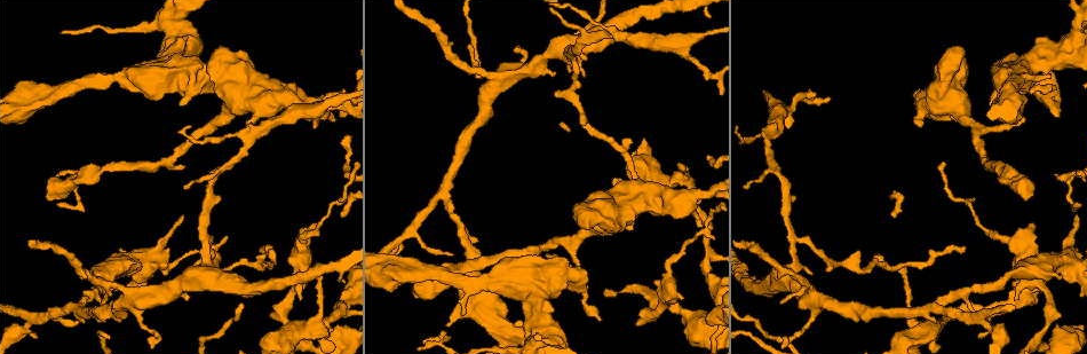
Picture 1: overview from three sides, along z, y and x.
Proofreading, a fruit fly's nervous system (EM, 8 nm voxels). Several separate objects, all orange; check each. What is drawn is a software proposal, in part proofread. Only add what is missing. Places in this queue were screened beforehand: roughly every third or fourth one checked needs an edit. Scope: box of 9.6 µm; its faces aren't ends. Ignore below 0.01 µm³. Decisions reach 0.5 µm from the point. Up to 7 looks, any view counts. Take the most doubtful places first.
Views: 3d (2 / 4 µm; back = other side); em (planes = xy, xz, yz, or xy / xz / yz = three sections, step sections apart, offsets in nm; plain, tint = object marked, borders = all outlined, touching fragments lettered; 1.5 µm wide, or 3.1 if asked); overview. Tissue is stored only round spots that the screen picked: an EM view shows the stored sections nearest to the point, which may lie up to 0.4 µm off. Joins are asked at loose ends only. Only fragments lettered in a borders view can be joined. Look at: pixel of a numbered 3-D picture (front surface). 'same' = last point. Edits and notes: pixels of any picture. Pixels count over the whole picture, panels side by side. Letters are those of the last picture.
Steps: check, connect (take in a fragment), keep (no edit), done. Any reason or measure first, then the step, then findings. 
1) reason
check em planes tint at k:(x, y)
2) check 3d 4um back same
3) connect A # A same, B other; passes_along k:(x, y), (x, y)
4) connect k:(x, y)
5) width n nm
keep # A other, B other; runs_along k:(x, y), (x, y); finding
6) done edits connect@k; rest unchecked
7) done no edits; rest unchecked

free end
check em yz step 8 tint at 1:(1060, 277)

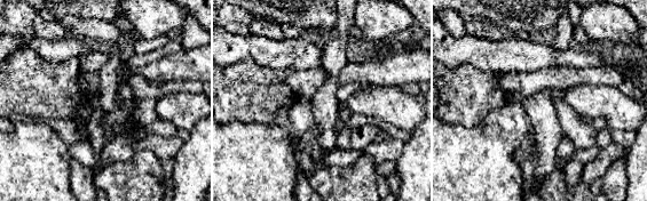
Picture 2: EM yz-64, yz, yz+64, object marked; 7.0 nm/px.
check em planes borders same

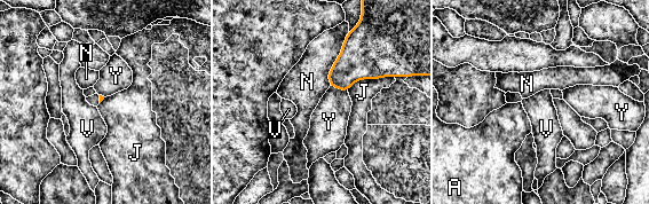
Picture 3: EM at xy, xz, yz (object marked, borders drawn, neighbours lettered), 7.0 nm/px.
keep # A other, J other, N other, V other, Y other; border 3:(394, 76), (361, 78), (347, 89); no lettered fragment goes on from it

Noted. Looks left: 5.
check 3d 4um at 1:(314, 227)

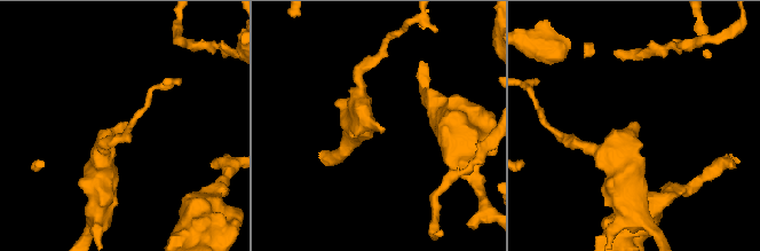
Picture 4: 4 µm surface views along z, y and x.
check em planes borders at 4:(638, 128)

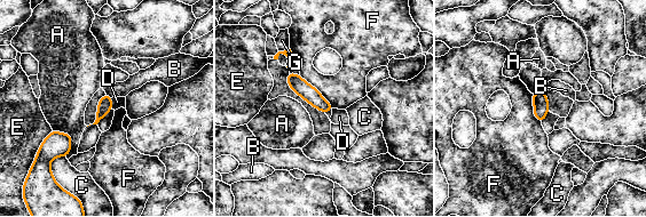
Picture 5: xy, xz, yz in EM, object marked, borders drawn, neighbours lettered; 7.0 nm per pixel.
keep # A other, B other, C other, D other, E other, F other, G other; runs_along 5:(291, 77), (306, 91), (328, 107); no lettered fragment goes on from it

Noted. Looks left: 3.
branch stops here
check em xz step 4 tint at 1:(709, 324)

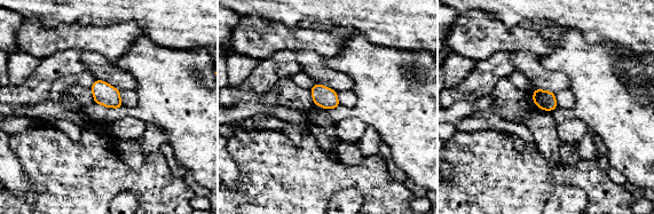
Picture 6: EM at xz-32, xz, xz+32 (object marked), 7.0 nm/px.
check em yz step 4 borders same

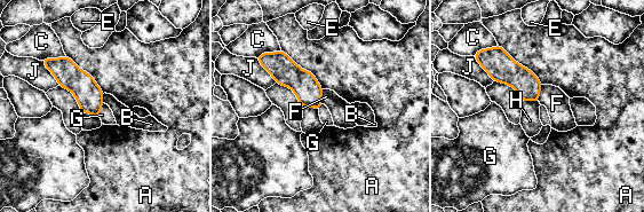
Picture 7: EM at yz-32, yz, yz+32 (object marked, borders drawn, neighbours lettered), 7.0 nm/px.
keep # A other, B other, C other, E other, F other, G other, H other, J other; border 7:(103, 103), (98, 116); none of them fits

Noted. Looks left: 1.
done no edits; rest unchecked

